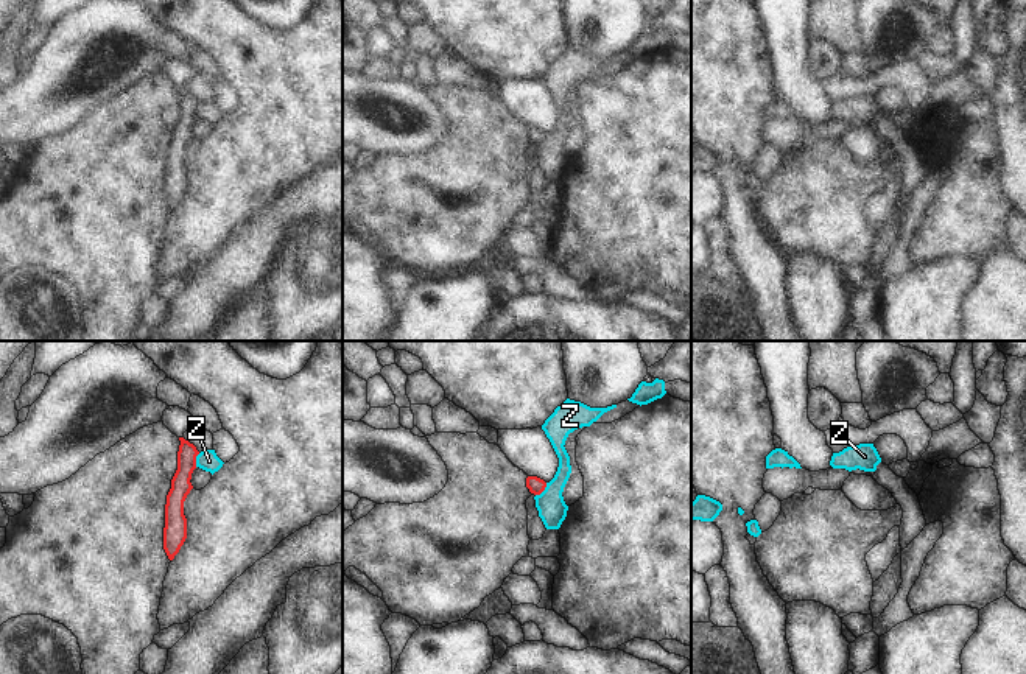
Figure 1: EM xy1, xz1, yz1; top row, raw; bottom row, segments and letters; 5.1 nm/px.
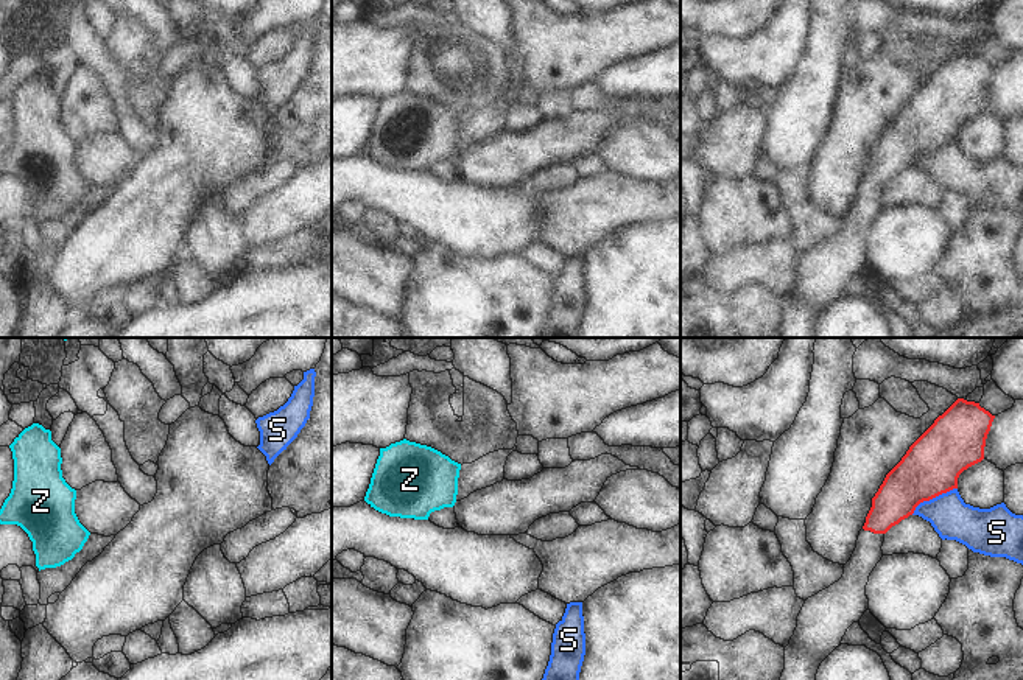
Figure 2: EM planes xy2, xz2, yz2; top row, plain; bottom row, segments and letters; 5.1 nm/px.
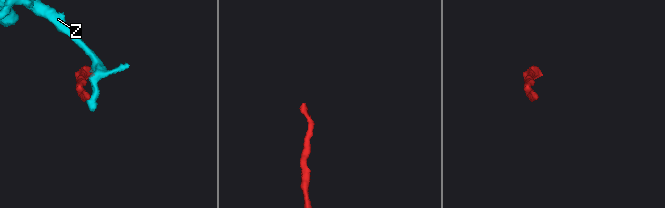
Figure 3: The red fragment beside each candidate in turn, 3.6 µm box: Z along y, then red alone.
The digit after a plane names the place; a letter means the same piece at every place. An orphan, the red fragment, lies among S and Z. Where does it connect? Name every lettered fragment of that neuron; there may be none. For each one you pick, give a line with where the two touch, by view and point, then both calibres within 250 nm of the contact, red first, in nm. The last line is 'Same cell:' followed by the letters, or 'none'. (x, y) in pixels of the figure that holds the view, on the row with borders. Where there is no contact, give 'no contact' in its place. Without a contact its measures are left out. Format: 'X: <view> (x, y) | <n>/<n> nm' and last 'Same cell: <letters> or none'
Same cell: none

